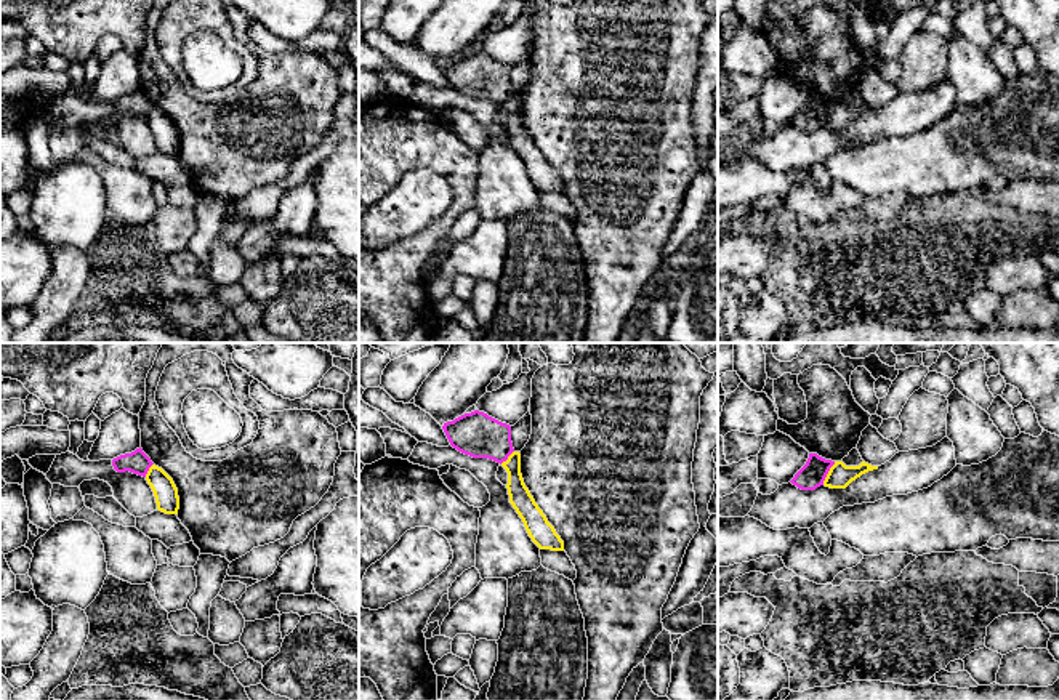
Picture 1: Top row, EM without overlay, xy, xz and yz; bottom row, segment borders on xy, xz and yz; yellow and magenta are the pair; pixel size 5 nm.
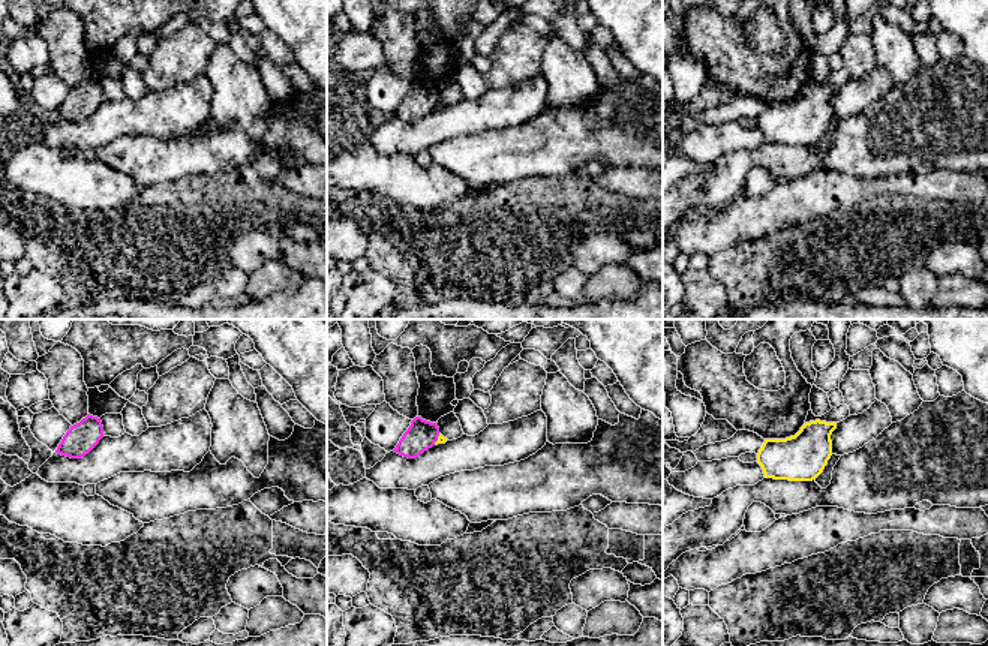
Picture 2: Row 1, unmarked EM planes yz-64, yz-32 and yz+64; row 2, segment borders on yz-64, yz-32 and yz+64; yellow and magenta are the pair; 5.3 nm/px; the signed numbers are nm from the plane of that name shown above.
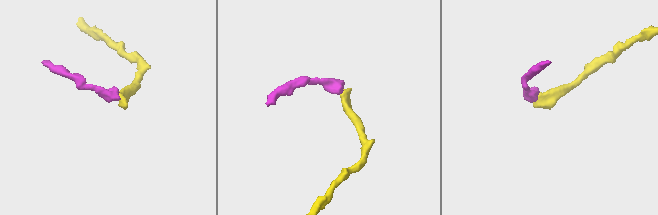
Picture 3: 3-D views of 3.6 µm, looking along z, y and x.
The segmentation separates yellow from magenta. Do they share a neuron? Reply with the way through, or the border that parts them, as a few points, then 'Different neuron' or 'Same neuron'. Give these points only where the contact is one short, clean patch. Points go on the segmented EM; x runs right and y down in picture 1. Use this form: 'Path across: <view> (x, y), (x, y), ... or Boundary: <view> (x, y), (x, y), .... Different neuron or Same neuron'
Boundary: yz (835, 462), (822, 484). Different neuron

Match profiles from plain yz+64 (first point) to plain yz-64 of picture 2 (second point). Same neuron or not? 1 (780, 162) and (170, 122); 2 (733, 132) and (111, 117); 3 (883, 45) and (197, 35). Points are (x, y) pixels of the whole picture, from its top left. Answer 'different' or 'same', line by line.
1: different
2: same
3: different

